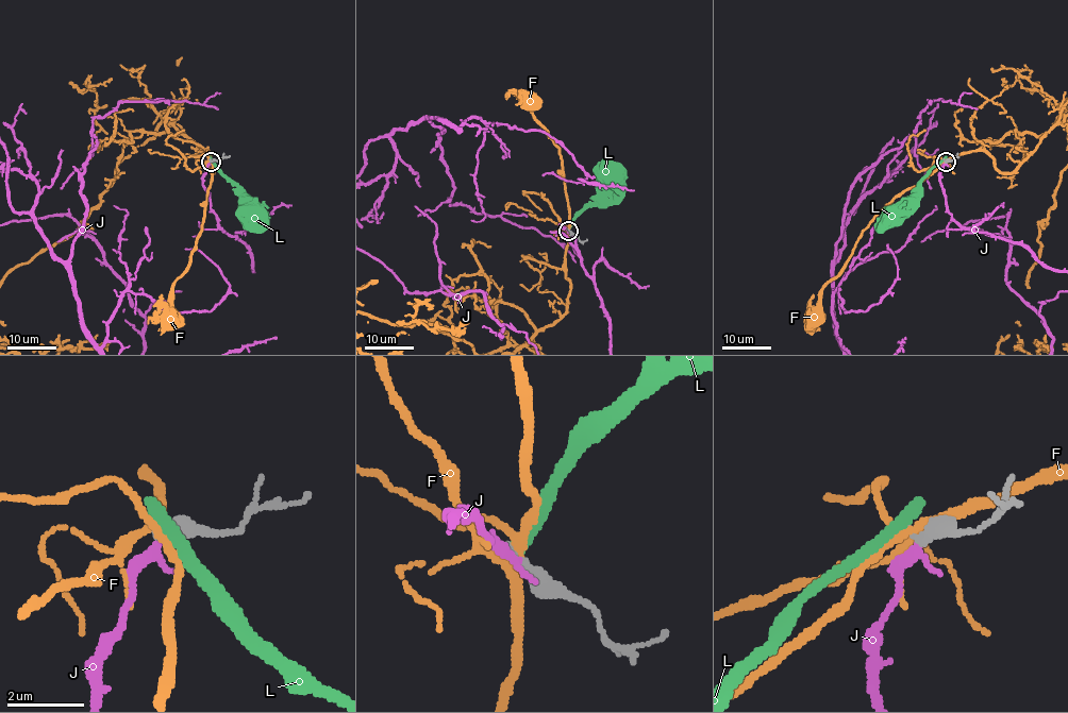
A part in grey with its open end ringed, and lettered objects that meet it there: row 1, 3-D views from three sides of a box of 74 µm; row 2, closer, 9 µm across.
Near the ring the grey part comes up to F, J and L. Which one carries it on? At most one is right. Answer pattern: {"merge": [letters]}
{"merge": ["J"]}

